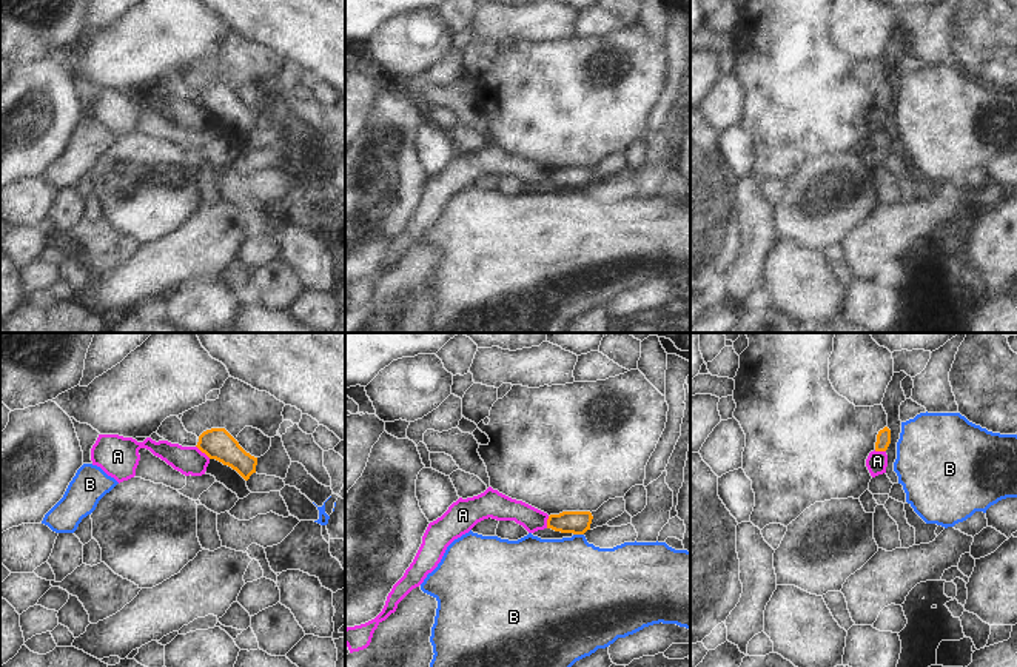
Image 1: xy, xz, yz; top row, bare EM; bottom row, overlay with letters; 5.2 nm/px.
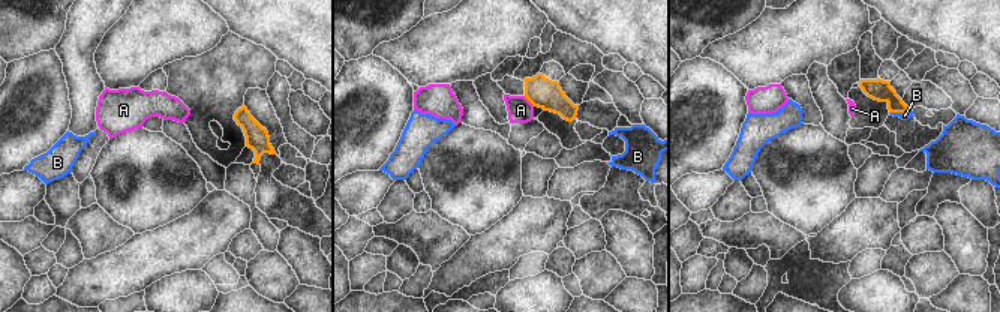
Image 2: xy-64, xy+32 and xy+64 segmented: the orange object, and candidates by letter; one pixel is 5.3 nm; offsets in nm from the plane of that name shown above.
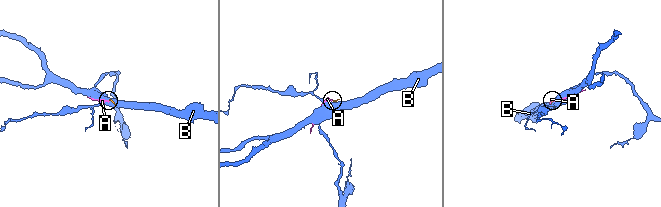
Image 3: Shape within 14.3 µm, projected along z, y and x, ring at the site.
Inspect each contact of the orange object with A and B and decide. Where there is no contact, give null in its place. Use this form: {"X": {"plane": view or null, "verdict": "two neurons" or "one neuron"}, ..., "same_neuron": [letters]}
{"A": {"plane": "xy", "verdict": "two neurons"}, "B": {"plane": "xz", "verdict": "two neurons"}, "same_neuron": []}

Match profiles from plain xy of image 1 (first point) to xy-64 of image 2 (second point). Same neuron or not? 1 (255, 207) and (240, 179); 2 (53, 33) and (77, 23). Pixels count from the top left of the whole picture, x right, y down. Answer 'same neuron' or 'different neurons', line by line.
1: same neuron
2: different neurons

